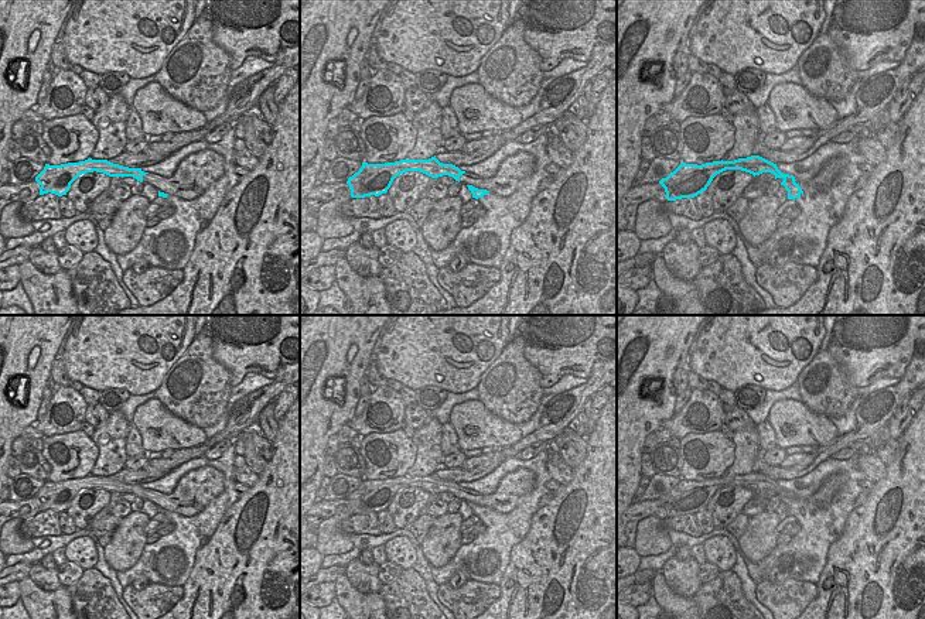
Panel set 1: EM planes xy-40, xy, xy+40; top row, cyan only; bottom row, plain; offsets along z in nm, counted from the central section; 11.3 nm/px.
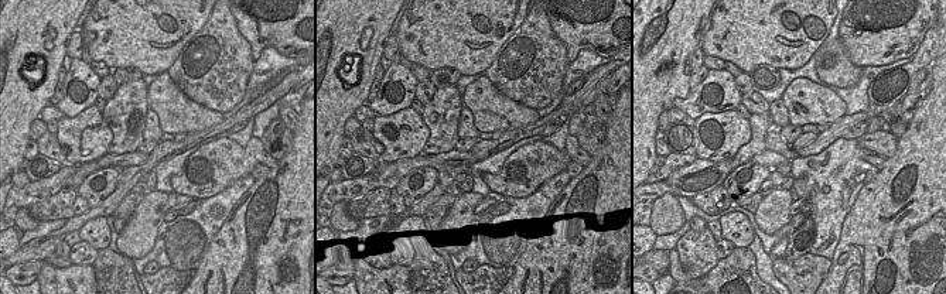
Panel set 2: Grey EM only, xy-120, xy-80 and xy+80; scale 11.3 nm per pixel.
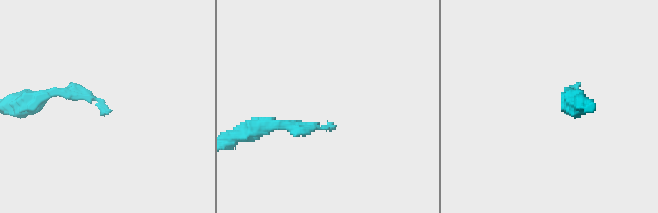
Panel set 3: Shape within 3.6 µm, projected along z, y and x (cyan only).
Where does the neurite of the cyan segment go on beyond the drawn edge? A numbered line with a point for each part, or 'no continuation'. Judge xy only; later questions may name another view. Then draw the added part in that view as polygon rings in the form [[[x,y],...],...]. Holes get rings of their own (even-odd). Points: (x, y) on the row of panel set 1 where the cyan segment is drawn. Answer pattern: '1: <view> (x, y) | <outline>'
1: xy (514, 168) | [[[520,151],[506,157],[492,178],[481,178],[472,172],[465,172],[460,175],[460,182],[491,191],[499,196],[511,196],[516,191],[518,184],[530,177],[535,170],[535,157]]]

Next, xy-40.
1: xy-40 (195, 173) | [[[204,150],[185,157],[170,178],[149,172],[143,175],[143,184],[150,184],[160,192],[192,201],[223,172],[223,157],[212,150]]]

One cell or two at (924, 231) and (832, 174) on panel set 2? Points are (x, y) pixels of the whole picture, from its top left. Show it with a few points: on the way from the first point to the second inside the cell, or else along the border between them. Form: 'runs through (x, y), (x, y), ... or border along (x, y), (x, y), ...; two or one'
border along (864, 185), (843, 221); two

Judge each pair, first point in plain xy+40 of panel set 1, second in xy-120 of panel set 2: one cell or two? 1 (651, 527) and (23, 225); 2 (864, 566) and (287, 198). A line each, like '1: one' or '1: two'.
1: one
2: one

